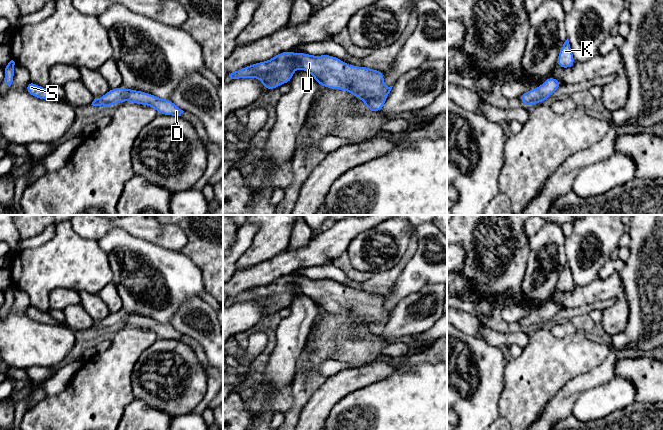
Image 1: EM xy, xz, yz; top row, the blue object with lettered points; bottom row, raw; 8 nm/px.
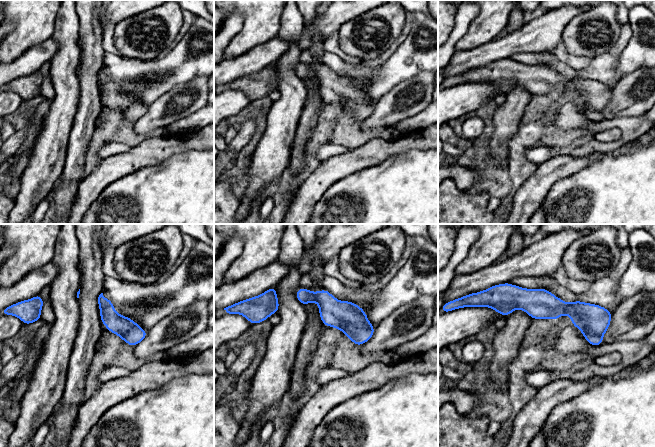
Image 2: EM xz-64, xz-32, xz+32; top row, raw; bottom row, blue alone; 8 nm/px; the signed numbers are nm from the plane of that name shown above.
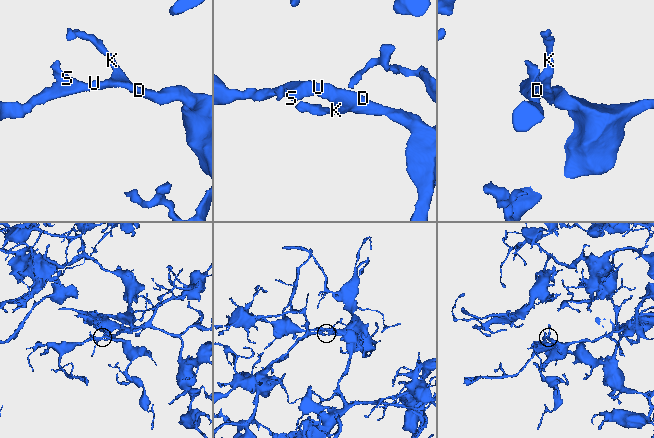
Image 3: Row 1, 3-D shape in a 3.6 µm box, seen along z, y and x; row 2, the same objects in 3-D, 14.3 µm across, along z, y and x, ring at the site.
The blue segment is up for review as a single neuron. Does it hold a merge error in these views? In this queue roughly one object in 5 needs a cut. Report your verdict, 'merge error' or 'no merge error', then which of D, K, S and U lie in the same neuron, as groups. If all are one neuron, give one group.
no merge error | D K S U

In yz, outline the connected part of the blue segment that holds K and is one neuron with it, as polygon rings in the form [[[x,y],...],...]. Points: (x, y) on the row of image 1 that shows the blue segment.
[[[567,39],[559,51],[557,66],[560,68],[572,68],[574,64],[572,49]]]

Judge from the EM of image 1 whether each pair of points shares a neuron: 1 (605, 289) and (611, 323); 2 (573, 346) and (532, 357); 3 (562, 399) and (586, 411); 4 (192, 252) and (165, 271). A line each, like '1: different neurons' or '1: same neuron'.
1: different neurons
2: same neuron
3: different neurons
4: different neurons

